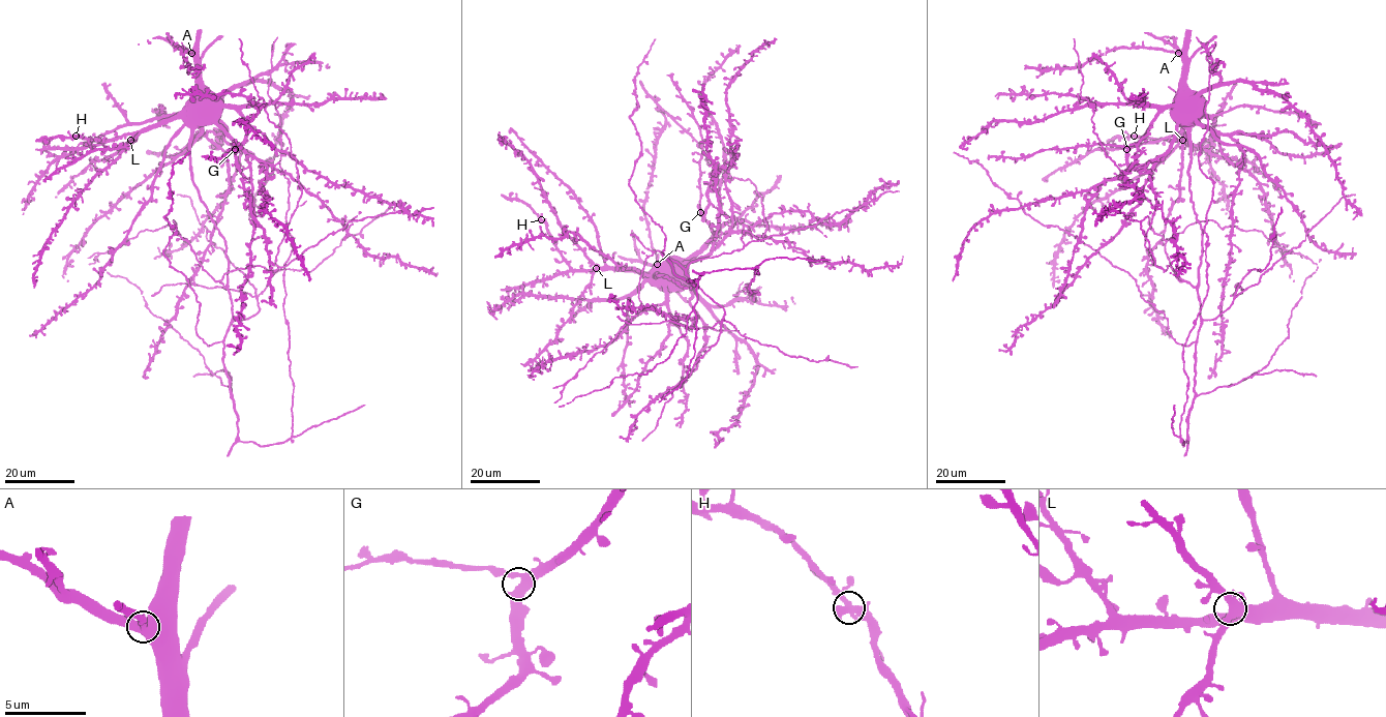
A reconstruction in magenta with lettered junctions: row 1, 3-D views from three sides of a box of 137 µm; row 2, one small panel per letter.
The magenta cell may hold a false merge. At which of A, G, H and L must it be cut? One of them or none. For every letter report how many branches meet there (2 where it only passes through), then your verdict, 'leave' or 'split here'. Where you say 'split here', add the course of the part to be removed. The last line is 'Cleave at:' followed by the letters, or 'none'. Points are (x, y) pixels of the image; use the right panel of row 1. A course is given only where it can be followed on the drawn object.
A: 3 branches meet; leave
G: 3 branches meet; leave
H: 3 branches meet; leave
L: 3 branches meet; leave
Cleave at: none

